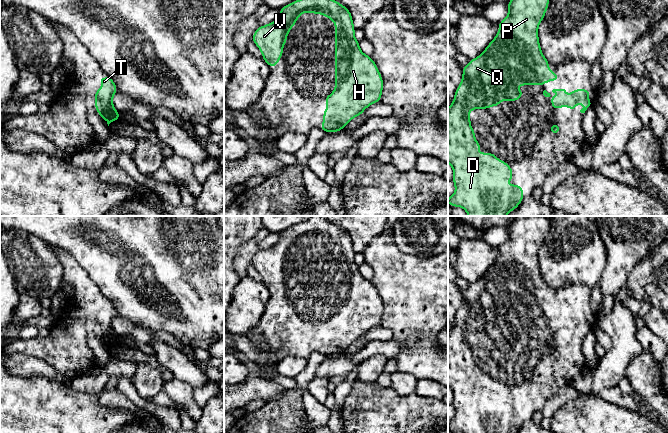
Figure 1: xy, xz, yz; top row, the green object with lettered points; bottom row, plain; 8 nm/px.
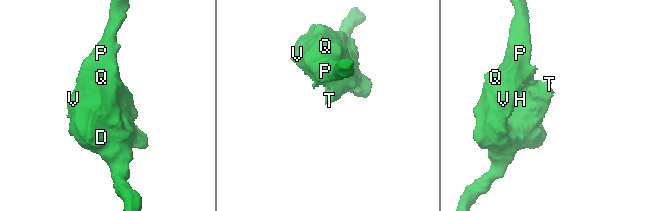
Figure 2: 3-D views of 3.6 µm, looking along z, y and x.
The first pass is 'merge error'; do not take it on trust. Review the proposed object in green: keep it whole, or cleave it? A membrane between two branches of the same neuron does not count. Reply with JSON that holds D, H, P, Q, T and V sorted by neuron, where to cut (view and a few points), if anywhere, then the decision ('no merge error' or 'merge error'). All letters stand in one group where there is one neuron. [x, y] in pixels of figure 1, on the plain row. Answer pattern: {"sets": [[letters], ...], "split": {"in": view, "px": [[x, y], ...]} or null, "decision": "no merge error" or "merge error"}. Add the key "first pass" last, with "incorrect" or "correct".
{"sets": [["D", "H", "P", "Q", "T", "V"]], "split": null, "decision": "no merge error", "first pass": "incorrect"}

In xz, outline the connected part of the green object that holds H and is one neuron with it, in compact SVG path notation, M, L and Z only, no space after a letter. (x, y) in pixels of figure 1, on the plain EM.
M311 216L303 221L280 232L279 241L263 250L259 250L252 259L252 265L256 268L262 278L262 282L269 291L278 289L283 279L283 271L287 266L287 259L295 250L299 240L305 236L322 238L330 242L335 248L335 314L329 320L324 321L328 331L324 333L321 342L324 346L320 353L329 357L343 354L343 352L355 341L362 339L370 329L381 326L384 306L379 293L371 280L365 279L355 262L355 251L353 249L351 236L341 227L329 222L323 216Z

